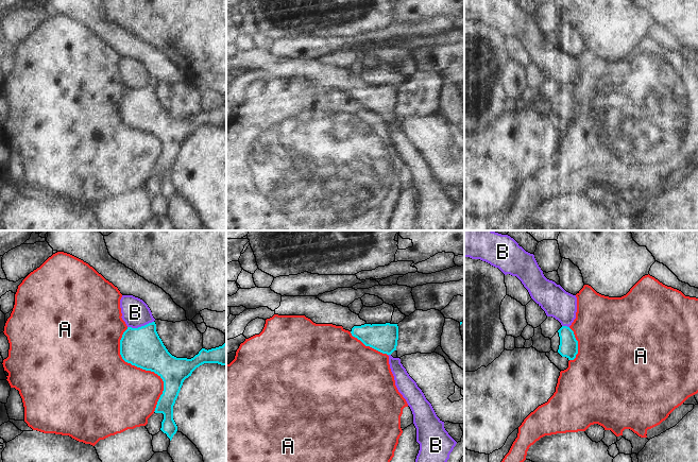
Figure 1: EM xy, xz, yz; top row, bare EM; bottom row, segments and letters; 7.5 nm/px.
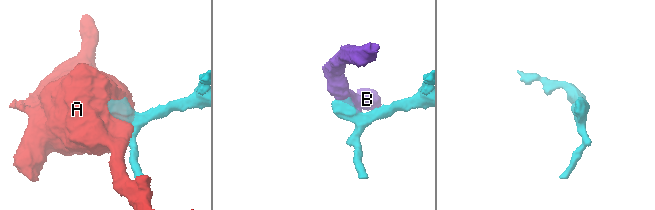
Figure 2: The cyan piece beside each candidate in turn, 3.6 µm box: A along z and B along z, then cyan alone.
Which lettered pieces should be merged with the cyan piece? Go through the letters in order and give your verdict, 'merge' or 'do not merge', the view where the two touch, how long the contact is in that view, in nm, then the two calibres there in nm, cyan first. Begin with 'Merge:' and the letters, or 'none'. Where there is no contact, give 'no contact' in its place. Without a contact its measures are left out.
Merge: none
A: do not merge; meets cyan in xy; contact 650 nm long; 300 nm thick on the cyan side, 480 nm on the other
B: do not merge; meets cyan in xy; contact 200 nm long; 300 nm thick on the cyan side, 200 nm on the other

